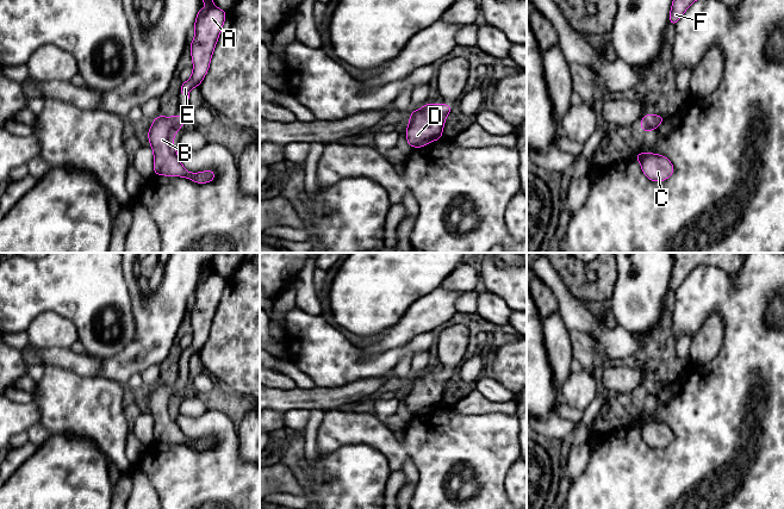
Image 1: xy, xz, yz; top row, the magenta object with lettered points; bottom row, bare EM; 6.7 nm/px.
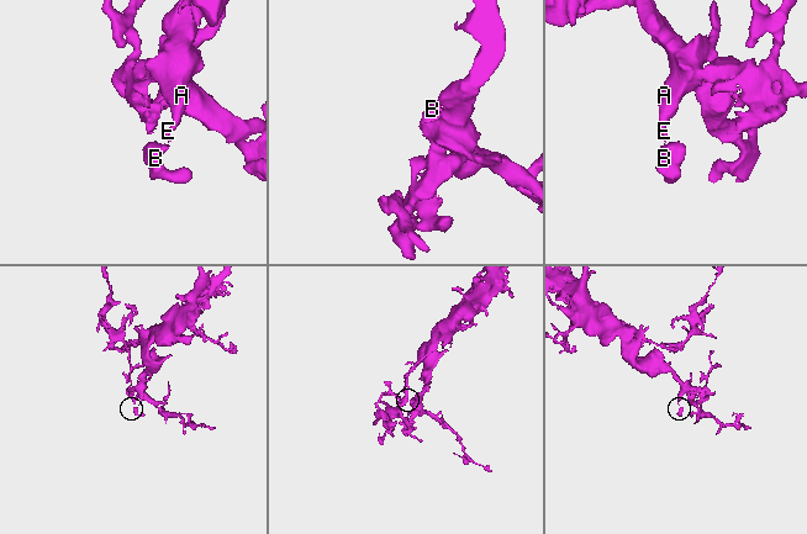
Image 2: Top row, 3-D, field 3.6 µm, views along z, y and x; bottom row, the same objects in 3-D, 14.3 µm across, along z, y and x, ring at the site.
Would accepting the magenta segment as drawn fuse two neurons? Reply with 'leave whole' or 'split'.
leave whole

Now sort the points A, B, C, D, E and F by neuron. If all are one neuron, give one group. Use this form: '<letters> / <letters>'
A B C D E F

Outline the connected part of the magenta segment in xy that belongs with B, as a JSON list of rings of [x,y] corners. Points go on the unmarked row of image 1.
[[[176,380],[174,384],[158,383],[153,386],[148,398],[150,414],[154,418],[154,440],[156,442],[182,443],[198,451],[206,451],[216,445],[213,437],[189,440],[179,427],[173,412],[174,403],[187,387]]]

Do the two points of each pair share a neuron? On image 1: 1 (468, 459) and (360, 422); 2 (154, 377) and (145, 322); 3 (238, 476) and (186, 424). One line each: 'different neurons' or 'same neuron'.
1: same neuron
2: different neurons
3: same neuron

